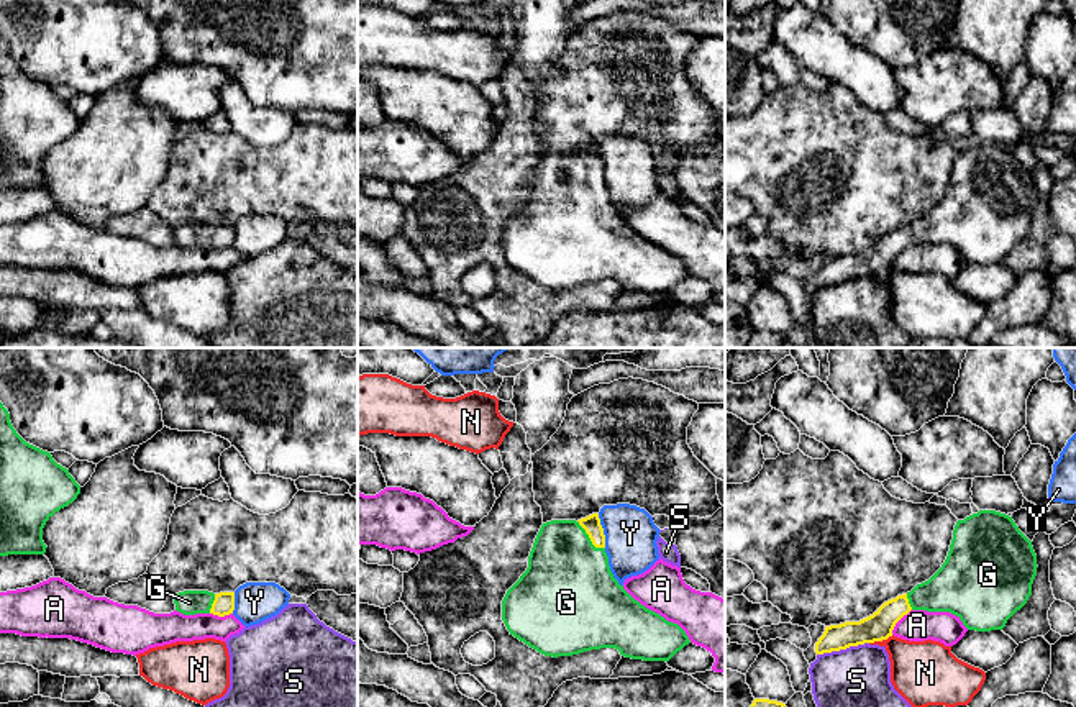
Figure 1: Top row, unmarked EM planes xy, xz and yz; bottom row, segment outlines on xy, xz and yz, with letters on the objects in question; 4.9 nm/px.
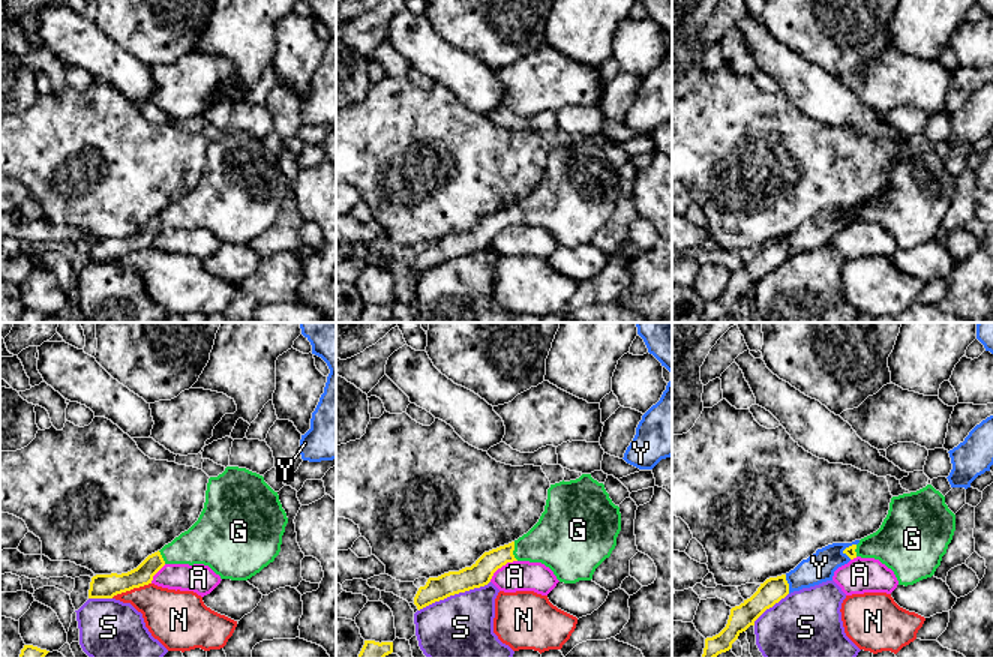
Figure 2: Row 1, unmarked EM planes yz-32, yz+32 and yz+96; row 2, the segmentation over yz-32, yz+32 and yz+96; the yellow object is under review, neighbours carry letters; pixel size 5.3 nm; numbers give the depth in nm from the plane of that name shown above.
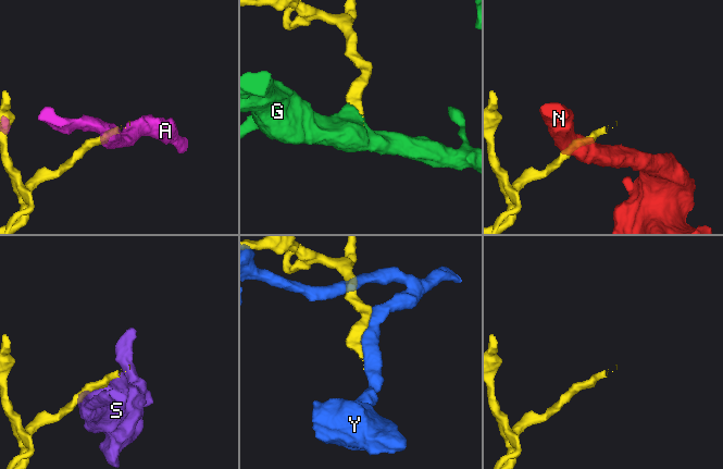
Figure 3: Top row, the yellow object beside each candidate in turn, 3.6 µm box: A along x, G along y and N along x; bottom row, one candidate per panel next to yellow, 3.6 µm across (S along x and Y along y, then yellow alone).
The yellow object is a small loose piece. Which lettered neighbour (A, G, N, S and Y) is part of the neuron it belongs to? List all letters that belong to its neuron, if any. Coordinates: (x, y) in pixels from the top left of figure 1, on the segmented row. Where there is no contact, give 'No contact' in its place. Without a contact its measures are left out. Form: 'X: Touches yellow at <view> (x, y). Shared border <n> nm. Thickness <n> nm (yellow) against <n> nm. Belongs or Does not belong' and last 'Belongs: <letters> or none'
A: Touches yellow at yz (898, 620). Shared border 160 nm. Thickness 140 nm (yellow) against 160 nm. Does not belong
G: Touches yellow at xz (589, 537). Shared border 190 nm. Thickness 90 nm (yellow) against 440 nm. Belongs
N: Touches yellow at yz (881, 640). Shared border 130 nm. Thickness 140 nm (yellow) against 300 nm. Does not belong
S: Touches yellow at yz (842, 648). Shared border 260 nm. Thickness 140 nm (yellow) against 300 nm. Does not belong
Y: Touches yellow at xz (602, 530). Shared border 170 nm. Thickness 90 nm (yellow) against 260 nm. Does not belong
Belongs: G

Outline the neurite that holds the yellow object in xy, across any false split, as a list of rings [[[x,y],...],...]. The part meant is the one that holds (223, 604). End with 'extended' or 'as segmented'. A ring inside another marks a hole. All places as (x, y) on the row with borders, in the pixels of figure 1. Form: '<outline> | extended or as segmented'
[[[184,591],[174,595],[176,610],[184,615],[213,613],[225,617],[235,610],[235,592]]] | extended

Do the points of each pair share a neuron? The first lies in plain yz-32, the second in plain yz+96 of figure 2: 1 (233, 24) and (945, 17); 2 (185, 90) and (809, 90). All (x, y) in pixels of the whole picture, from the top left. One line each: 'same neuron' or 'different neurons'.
1: same neuron
2: different neurons

